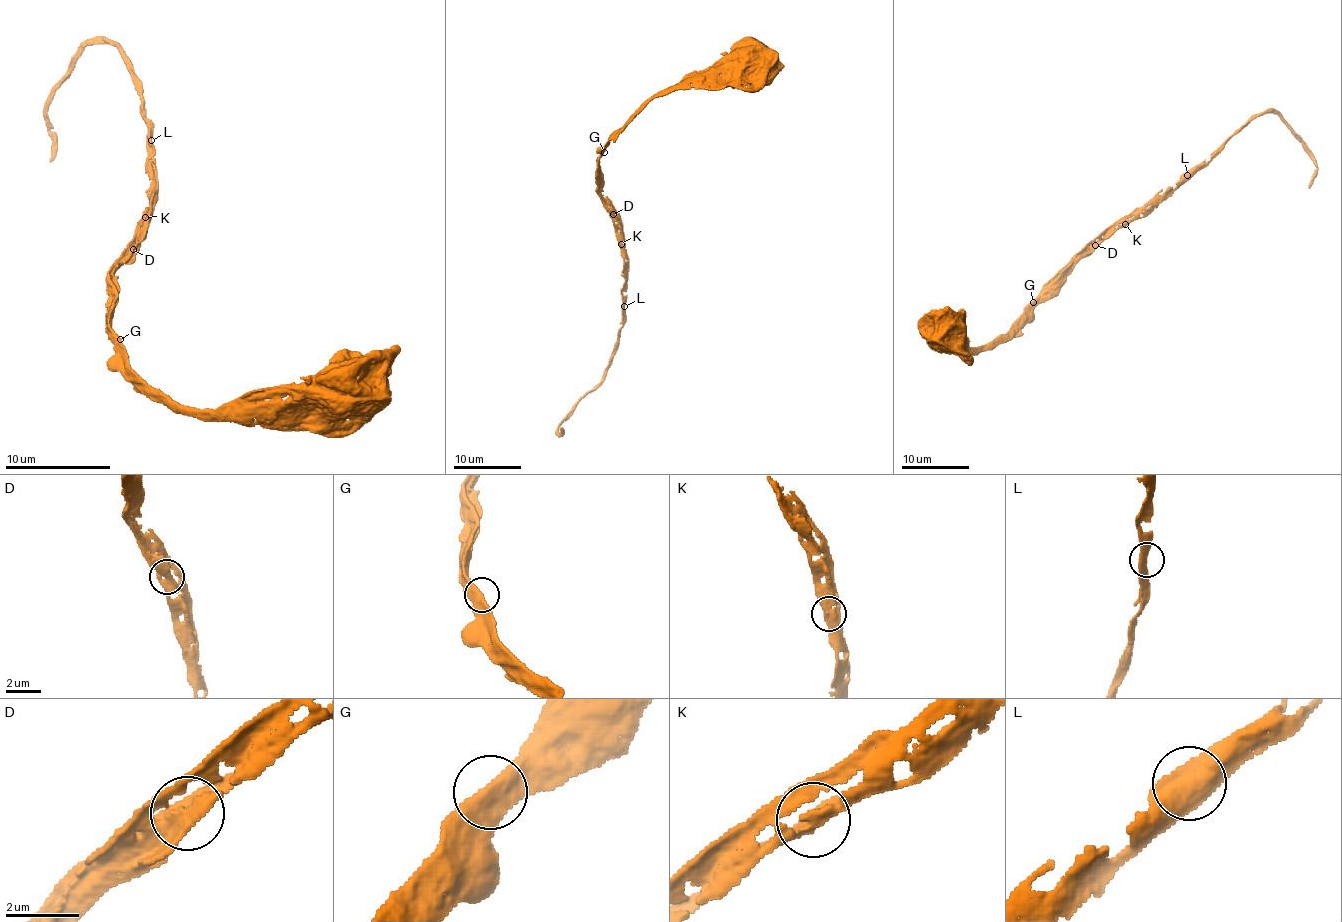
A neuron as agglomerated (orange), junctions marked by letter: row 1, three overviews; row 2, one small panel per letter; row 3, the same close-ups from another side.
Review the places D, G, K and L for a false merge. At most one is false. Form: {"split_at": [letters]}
{"split_at": []}

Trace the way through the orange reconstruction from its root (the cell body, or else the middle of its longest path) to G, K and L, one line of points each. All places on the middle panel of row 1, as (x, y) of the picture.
G: (750, 63), (715, 63), (687, 73), (677, 84), (657, 92), (614, 131), (604, 152)
K: (750, 63), (715, 63), (687, 73), (657, 92), (611, 136), (599, 158), (597, 194), (621, 243)
L: (750, 63), (715, 63), (687, 73), (657, 92), (602, 152), (597, 194), (613, 216), (623, 250), (624, 306)

